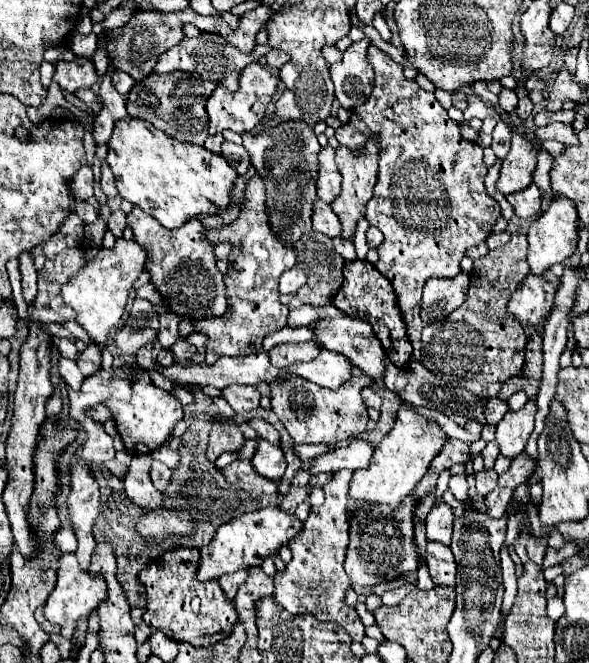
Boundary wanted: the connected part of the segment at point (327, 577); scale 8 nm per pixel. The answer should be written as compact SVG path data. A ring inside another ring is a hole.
M340 469L332 475L332 479L324 485L326 501L322 507L312 509L308 519L304 521L304 529L298 539L288 543L292 551L292 561L284 571L274 575L274 599L288 613L312 613L318 621L336 623L342 627L352 641L362 641L364 625L358 619L354 607L344 603L344 593L350 587L350 579L344 573L344 557L348 549L348 519L346 519L346 499L352 471Z

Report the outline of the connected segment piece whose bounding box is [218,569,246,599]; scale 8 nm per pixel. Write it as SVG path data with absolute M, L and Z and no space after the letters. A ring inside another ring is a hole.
M240 569L240 571L236 571L236 573L230 573L230 575L222 575L220 579L218 579L218 583L220 583L220 587L222 587L222 591L226 593L226 597L234 597L236 595L236 589L240 587L240 583L244 581L244 577L246 577L246 569Z

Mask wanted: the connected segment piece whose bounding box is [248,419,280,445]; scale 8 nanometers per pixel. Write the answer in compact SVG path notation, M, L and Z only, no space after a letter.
M250 419L248 425L258 433L258 437L270 441L272 445L280 445L280 435L278 435L278 431L276 431L266 419Z

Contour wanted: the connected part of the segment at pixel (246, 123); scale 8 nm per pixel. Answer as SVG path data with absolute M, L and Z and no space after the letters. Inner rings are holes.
M260 63L250 65L248 69L244 69L242 73L242 81L240 81L240 89L232 95L226 89L216 87L216 91L210 95L208 103L206 103L206 113L210 119L210 135L220 133L224 129L232 129L236 133L244 133L244 131L252 131L266 115L266 105L270 103L270 99L274 97L278 89L278 77L272 75L266 67L262 67Z

